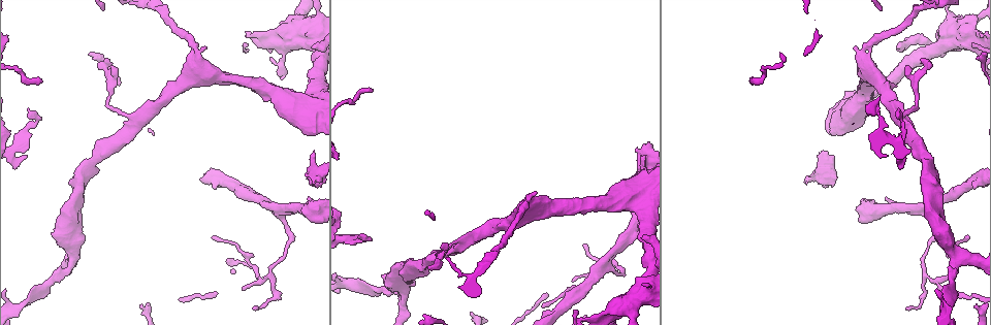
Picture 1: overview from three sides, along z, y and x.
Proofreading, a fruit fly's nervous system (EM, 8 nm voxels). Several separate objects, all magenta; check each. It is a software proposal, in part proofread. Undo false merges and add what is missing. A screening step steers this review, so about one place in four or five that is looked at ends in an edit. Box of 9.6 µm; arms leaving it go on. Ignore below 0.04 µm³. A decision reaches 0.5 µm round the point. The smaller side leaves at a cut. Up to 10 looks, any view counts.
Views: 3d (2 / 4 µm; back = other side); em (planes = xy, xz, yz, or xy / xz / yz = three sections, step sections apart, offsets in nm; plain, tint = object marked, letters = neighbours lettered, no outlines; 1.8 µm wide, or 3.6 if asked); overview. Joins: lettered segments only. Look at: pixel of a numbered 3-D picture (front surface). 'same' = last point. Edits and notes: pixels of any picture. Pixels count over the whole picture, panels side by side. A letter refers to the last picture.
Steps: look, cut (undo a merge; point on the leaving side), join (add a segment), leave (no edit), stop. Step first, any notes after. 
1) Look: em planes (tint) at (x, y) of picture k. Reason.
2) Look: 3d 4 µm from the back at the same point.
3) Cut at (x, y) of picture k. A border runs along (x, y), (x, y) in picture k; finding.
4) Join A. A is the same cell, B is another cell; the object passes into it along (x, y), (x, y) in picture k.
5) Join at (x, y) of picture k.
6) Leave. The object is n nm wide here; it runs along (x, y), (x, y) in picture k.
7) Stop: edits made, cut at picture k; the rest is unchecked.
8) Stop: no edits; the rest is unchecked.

Look: em planes (plain) at (869, 44) of picture 1. Calibre changes.

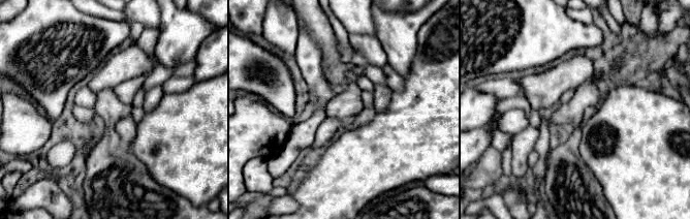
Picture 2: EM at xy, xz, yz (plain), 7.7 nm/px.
Look: em planes (tint) at the same point.

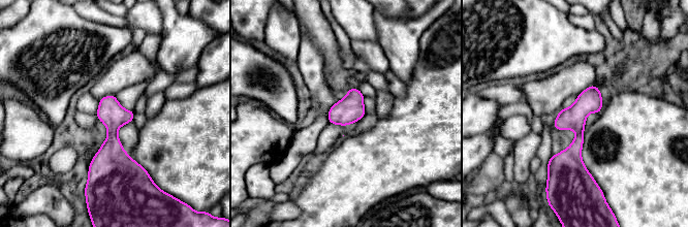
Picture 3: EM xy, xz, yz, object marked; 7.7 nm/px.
Look: em planes (letters) at the same point.

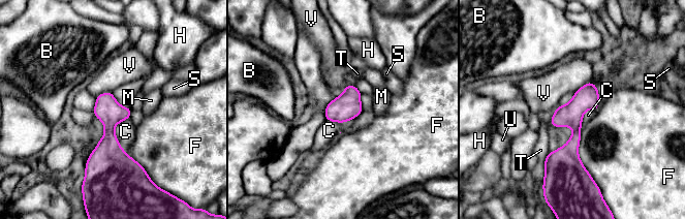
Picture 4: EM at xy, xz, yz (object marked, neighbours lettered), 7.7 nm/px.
Leave. B, C, F, H, M, S, T, U and V are other cells; one neuron here.

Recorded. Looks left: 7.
Look: em yz step 8 (letters) at (313, 151) of picture 1. Free end.

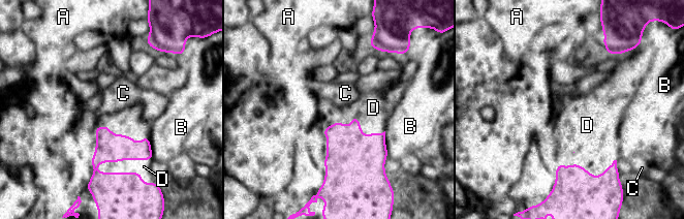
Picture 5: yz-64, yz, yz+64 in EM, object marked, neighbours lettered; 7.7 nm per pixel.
Leave. A, B, C and D are other cells; a border runs along (151, 159), (101, 161), (94, 169) in picture 5; none of them fits.

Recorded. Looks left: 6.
Look: 3d 2 µm at (605, 259) of picture 1. Thin arm on a thick one.

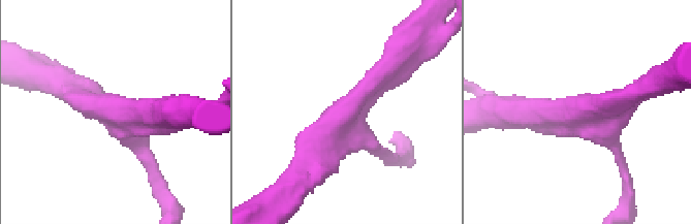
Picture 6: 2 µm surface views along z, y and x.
Look: em yz step 16 (tint) at (344, 114) of picture 6. 3 arms meet here; need the tissue.

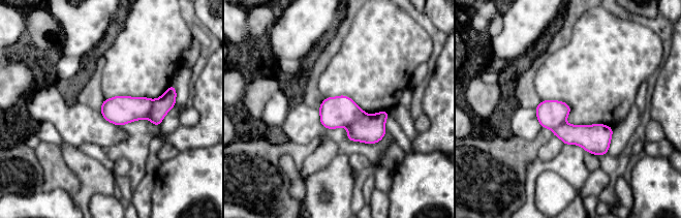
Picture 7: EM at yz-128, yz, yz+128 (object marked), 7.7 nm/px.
Look: em xy step 4 (letters) at the same point.

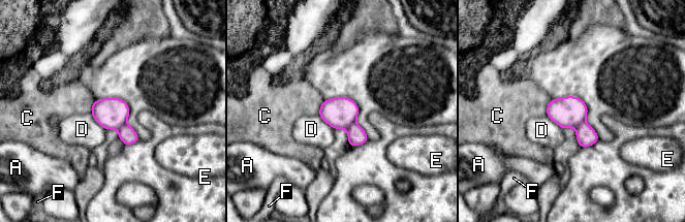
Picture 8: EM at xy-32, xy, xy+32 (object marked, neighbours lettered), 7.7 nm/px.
Cut at (127, 134) of picture 8. The object is 240 nm wide here; A, C, D, E and F are other cells; a border runs along (126, 124), (117, 129) in picture 8; a second neuron is stuck on.

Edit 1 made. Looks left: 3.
Look: 3d 2 µm from the back at (976, 42) of picture 1. Three arms meet.

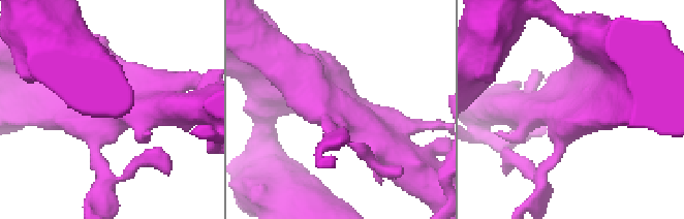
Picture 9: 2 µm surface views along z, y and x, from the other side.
Look: em planes (plain) at (581, 111) of picture 9. Shape alone is not enough.

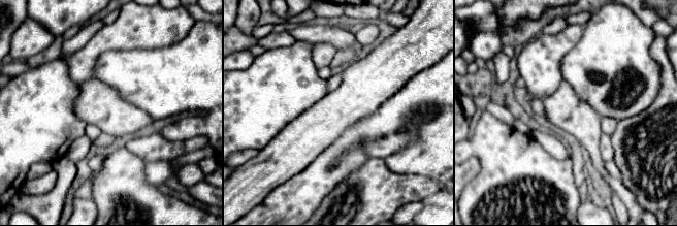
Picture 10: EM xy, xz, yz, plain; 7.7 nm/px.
Look: em planes (letters) at the same point. What lies round it.

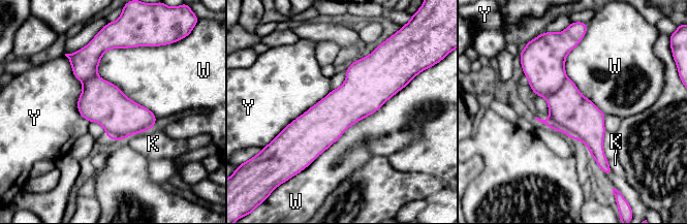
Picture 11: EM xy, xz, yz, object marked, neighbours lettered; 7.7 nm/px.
Cut at (542, 61) of picture 11. The object is 320 nm wide here; K, W and Y are other cells; a border runs along (566, 77), (559, 88), (544, 97) in picture 11; two neurons meet here.

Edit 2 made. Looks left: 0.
Stop: edits made, cut at picture 8, cut at picture 11; the rest is unchecked.

